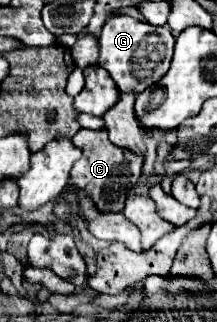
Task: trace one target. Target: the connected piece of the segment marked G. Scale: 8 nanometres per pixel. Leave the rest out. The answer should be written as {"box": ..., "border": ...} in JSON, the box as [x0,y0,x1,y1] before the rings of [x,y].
{"box":[97,16,175,94],"border":[[[111,16],[107,18],[99,34],[97,64],[109,72],[119,92],[139,94],[157,84],[167,74],[173,56],[173,44],[175,38],[171,36],[171,30],[167,30],[167,26],[151,26],[131,16]]]}

